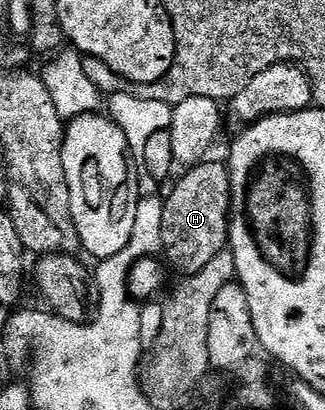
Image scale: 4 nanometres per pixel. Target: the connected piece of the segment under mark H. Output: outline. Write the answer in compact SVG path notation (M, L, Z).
M204 159L197 165L190 166L186 170L187 173L175 186L171 189L171 194L166 194L163 202L163 214L161 215L161 239L163 240L163 248L161 250L162 256L165 258L166 264L172 269L175 268L177 272L183 273L184 278L192 277L197 271L201 271L201 267L206 267L218 253L224 252L228 248L229 242L227 240L227 231L229 228L229 210L231 207L231 194L229 192L229 169L222 160L211 161L212 159Z

